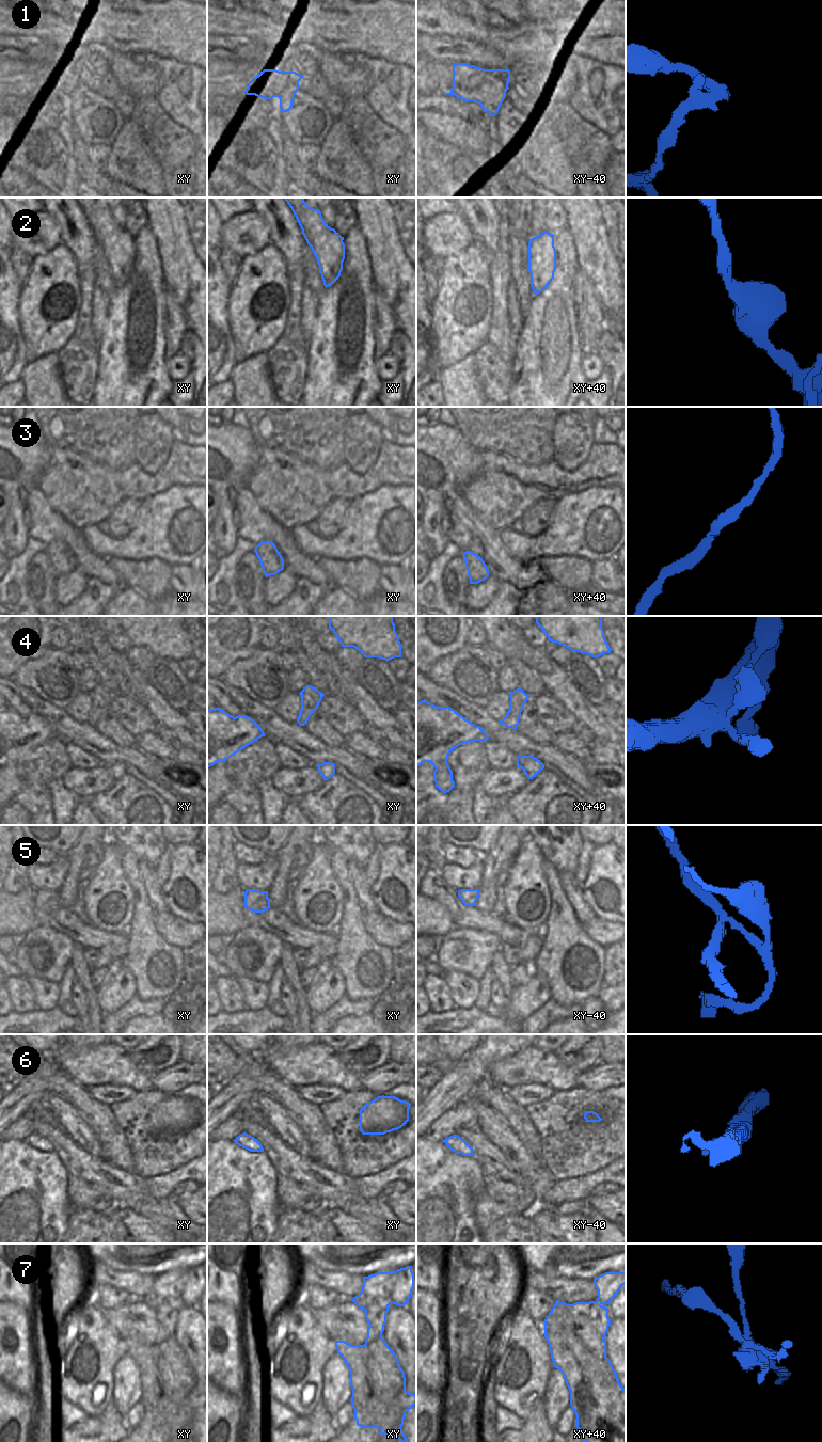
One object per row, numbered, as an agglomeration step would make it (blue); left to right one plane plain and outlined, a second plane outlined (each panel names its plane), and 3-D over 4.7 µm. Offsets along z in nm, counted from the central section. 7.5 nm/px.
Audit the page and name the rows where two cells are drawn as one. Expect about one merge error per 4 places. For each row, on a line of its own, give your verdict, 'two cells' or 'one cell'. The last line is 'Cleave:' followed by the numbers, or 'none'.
1: two cells
2: one cell
3: one cell
4: one cell
5: two cells
6: one cell
7: two cells
Cleave: 1, 5, 7

